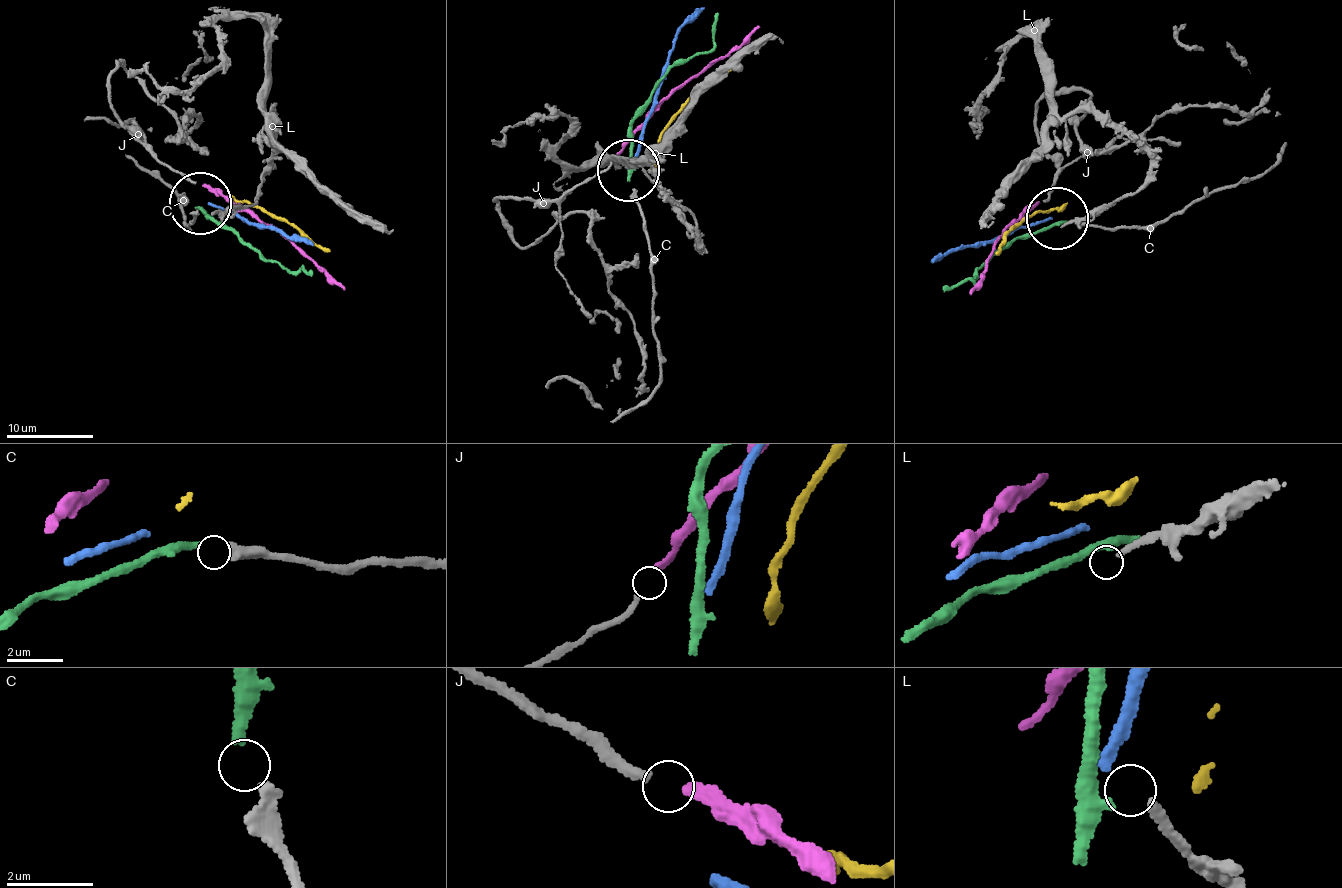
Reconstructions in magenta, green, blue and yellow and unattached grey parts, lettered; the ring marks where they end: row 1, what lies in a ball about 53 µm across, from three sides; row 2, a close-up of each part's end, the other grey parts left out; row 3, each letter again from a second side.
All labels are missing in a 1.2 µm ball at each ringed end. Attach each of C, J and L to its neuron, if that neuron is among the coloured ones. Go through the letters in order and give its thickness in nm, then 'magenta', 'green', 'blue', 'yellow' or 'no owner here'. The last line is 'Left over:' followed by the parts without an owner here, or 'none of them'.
C: 340 nm thick; green
J: 200 nm thick; magenta
L: 200 nm thick; no owner here
Left over: L

